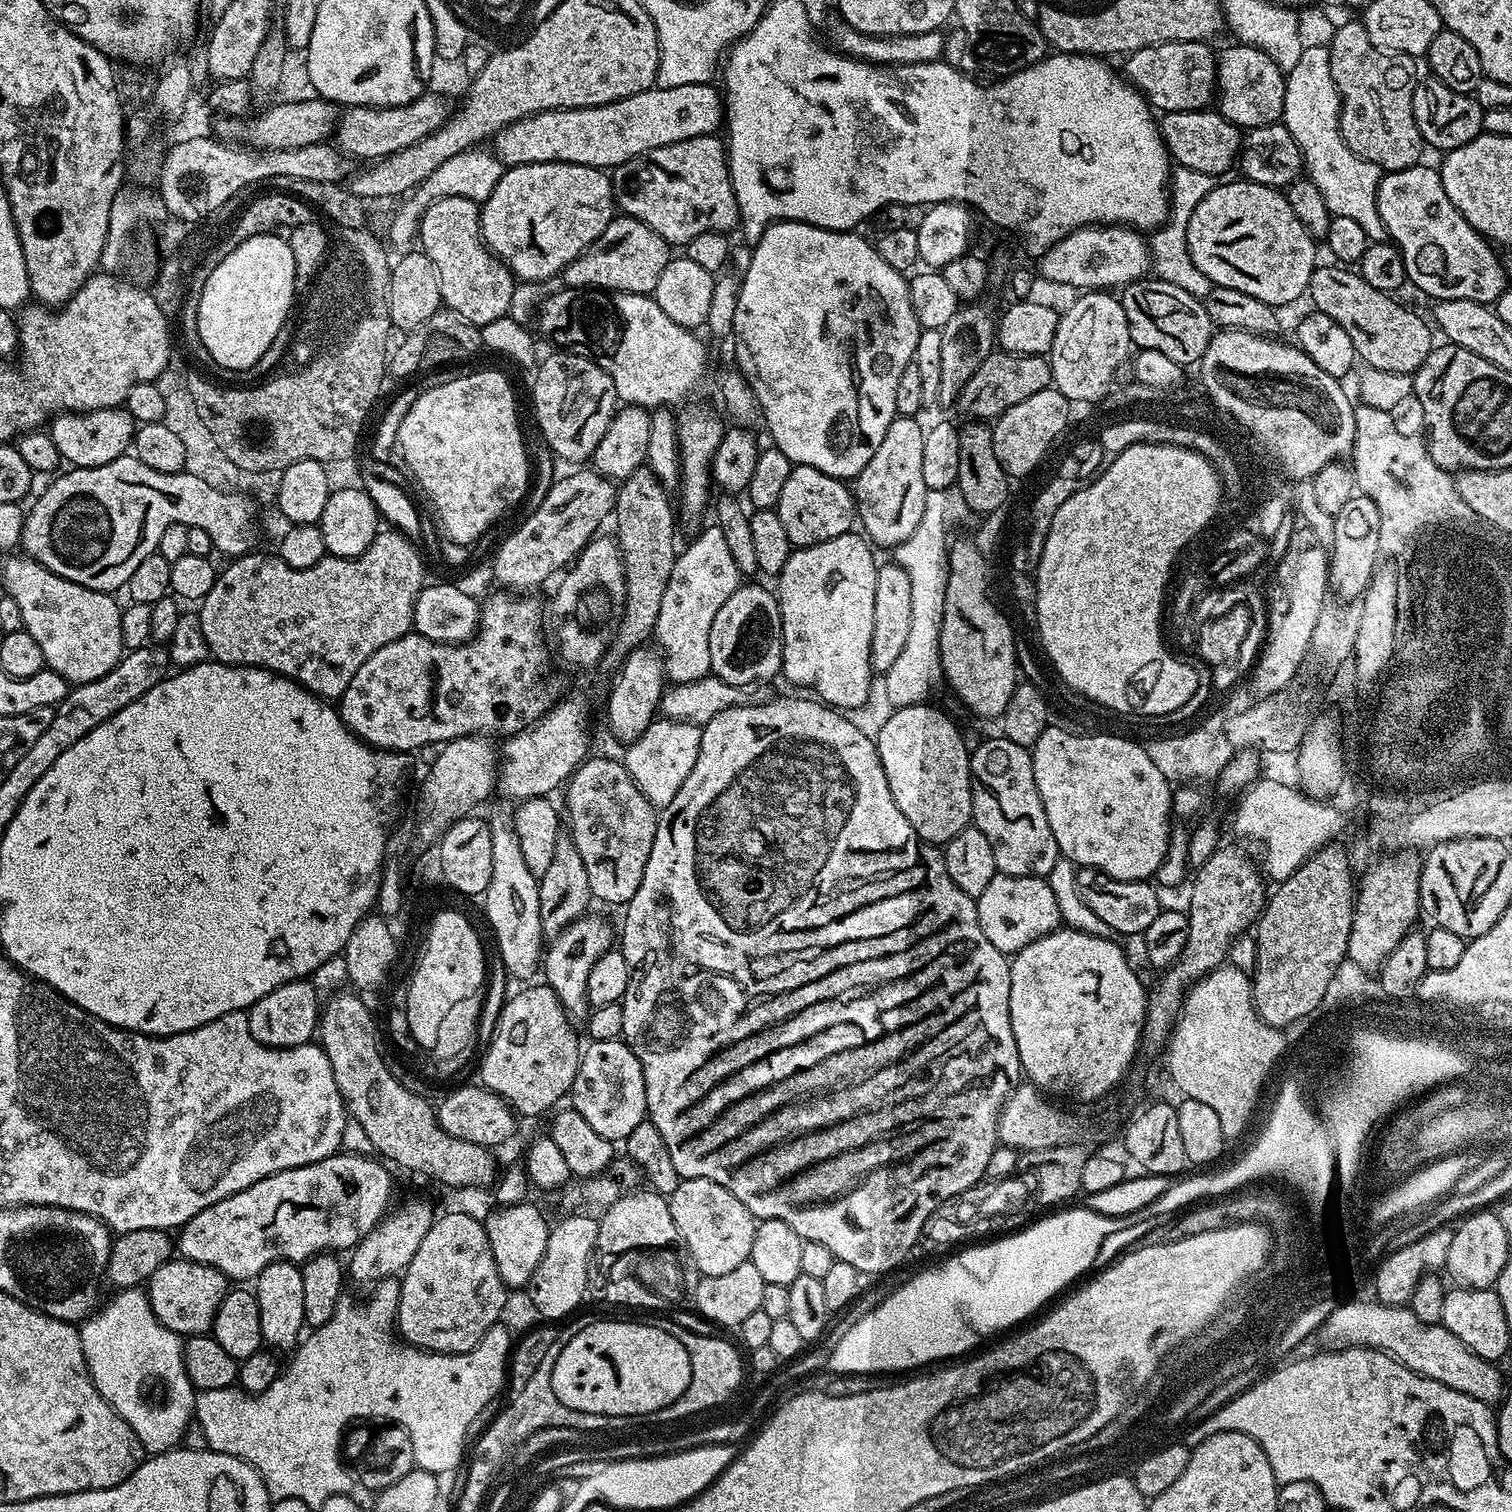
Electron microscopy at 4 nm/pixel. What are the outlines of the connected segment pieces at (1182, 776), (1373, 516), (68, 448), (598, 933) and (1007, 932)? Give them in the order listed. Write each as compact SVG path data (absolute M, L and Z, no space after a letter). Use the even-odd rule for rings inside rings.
M1241 688L1231 691L1227 697L1228 700L1218 709L1212 716L1202 721L1200 726L1188 730L1182 734L1172 736L1170 738L1158 738L1156 740L1147 741L1145 748L1150 757L1150 762L1162 772L1170 782L1196 782L1192 780L1209 780L1215 779L1220 775L1221 770L1226 763L1236 756L1239 751L1249 751L1248 745L1238 745L1230 740L1228 732L1226 732L1226 724L1234 718L1234 716L1242 716L1246 712L1250 712L1252 703L1255 702L1260 706L1259 699L1250 696L1246 690Z
M1357 494L1350 498L1350 502L1346 502L1346 506L1342 506L1342 510L1338 510L1334 522L1334 544L1330 549L1328 558L1328 583L1331 591L1336 592L1341 601L1353 602L1359 601L1363 597L1364 591L1368 588L1368 584L1372 580L1373 572L1377 571L1378 557L1380 556L1379 544L1381 542L1381 520L1379 518L1378 506L1371 501L1366 495Z
M123 407L103 408L93 412L61 411L51 421L50 434L54 438L54 446L58 446L61 461L71 467L106 466L106 462L114 462L114 458L129 451L134 440L134 421Z
M585 914L579 920L575 920L569 928L565 928L559 936L551 941L542 956L543 979L548 987L554 990L554 994L558 994L558 1002L562 1002L562 1006L568 1011L569 1020L573 1022L587 1021L590 1005L586 994L586 981L590 978L590 970L594 970L594 962L598 962L598 958L602 958L602 954L610 951L614 944L614 928L612 932L611 926L602 917L592 915Z
M997 875L982 890L976 900L978 922L982 926L982 934L998 946L998 950L1005 954L1021 952L1030 942L1042 938L1046 934L1061 927L1062 921L1058 902L1054 892L1042 876L1002 876Z

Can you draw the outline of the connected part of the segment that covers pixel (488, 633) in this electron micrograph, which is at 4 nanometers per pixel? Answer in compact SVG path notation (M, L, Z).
M496 590L488 601L483 601L475 636L464 643L440 644L411 631L394 642L386 642L382 650L374 650L358 666L358 674L350 678L350 686L340 696L338 711L344 725L377 750L412 754L423 744L443 746L463 736L511 738L535 724L561 699L562 693L548 665L548 648L544 645L546 616L540 613L539 602L530 597Z

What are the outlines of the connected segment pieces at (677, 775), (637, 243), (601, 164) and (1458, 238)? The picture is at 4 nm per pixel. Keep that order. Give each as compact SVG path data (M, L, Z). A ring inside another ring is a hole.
M657 718L634 743L627 745L625 752L628 753L622 756L622 762L653 808L663 810L674 794L678 794L682 782L690 778L690 770L694 770L694 762L698 758L700 734L701 729L695 724Z
M617 215L602 230L602 234L585 252L580 253L574 262L566 265L562 280L567 287L581 290L601 290L609 288L609 293L642 292L655 293L658 278L662 278L662 270L666 270L670 259L670 245L667 240L650 226L638 222L632 216Z
M694 82L690 86L653 86L602 106L535 112L532 116L524 116L518 122L507 124L501 132L497 132L494 137L494 152L505 166L558 162L611 170L619 164L628 164L635 156L645 156L650 150L658 150L674 142L686 142L690 138L713 135L719 124L721 127L726 113L721 93L717 89L715 92L710 85L708 82Z
M1421 162L1406 170L1384 172L1381 175L1376 201L1384 223L1384 231L1402 254L1410 284L1421 288L1426 295L1433 296L1433 301L1469 300L1489 306L1495 305L1496 299L1510 287L1510 277L1504 270L1503 259L1498 254L1496 257L1497 249L1476 232L1474 226L1466 222L1466 218L1462 218L1454 202L1446 198L1446 190L1442 190L1439 171L1435 167L1427 168L1426 164Z

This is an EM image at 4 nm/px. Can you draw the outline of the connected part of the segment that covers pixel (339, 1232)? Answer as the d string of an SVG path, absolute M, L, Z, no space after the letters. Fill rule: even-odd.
M368 1154L327 1156L313 1164L282 1170L262 1178L238 1194L222 1198L222 1202L206 1206L206 1210L194 1214L194 1218L190 1218L179 1229L179 1255L190 1262L218 1270L229 1281L252 1282L257 1274L266 1270L266 1266L275 1260L289 1260L292 1264L303 1265L304 1261L321 1252L340 1254L343 1248L355 1248L388 1215L394 1204L392 1176L383 1168L385 1165L379 1159L376 1161L372 1158Z

